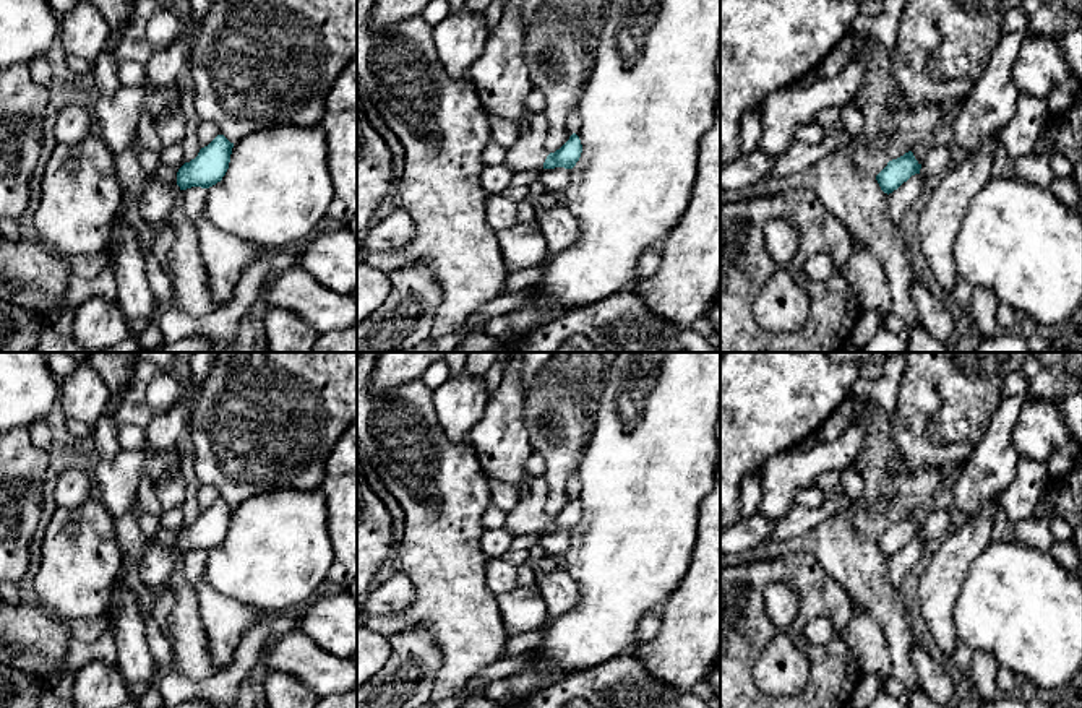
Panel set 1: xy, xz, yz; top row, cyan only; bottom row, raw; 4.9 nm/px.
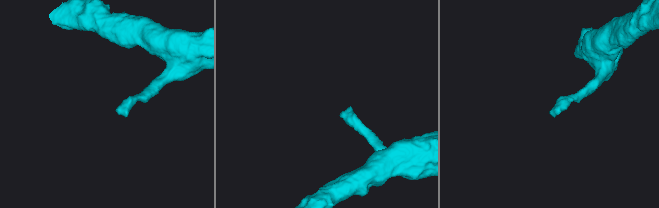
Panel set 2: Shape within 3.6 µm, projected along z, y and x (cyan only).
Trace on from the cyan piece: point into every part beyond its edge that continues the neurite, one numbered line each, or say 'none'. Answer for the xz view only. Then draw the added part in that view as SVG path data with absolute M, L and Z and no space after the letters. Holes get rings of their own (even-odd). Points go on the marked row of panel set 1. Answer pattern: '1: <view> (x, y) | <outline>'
1: xz (528, 153) | M543 112L527 115L516 141L506 148L505 164L516 174L524 171L543 171L548 156L545 148L545 133L548 119Z

